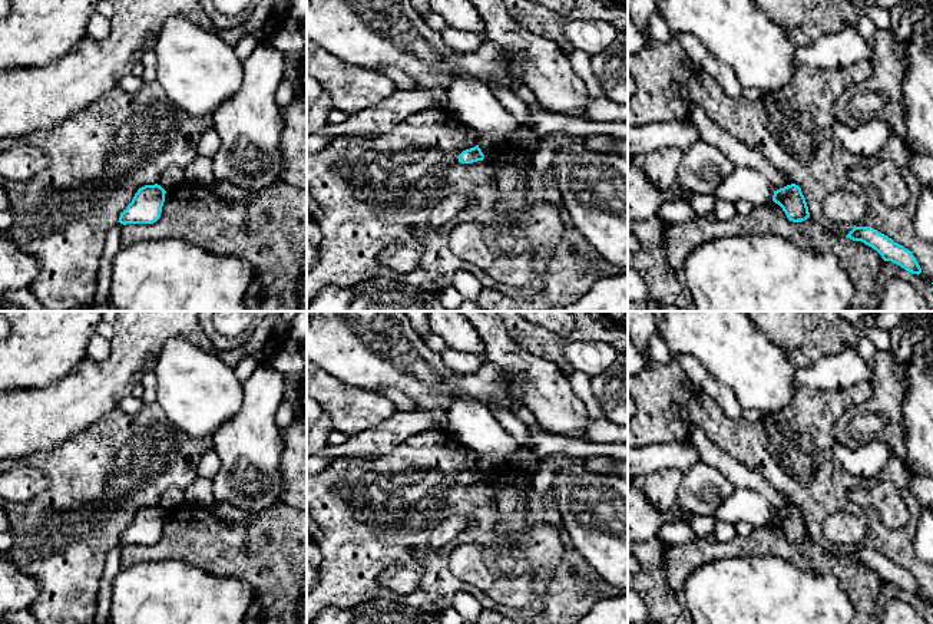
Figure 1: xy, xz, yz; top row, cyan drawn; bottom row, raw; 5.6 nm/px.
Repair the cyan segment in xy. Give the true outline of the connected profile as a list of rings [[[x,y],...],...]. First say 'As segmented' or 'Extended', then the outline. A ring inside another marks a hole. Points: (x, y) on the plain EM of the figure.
As segmented. [[[155,505],[138,511],[132,524],[120,535],[120,545],[153,545],[161,539],[166,512]]]

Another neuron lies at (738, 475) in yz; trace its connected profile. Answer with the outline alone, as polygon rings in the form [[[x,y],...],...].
[[[675,405],[675,415],[688,426],[688,440],[698,449],[699,460],[719,469],[734,488],[751,489],[762,495],[774,512],[793,504],[775,491],[758,472],[750,471],[729,453],[719,449],[689,417],[686,406]]]

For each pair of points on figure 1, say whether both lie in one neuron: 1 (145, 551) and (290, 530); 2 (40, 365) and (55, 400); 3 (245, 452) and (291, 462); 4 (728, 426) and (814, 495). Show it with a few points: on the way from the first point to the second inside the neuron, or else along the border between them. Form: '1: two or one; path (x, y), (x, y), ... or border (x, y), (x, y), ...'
1: one; path (181, 542), (254, 541)
2: two; border (76, 363), (52, 382), (16, 389)
3: two; border (283, 429), (281, 494)
4: one; path (750, 442), (793, 481)

